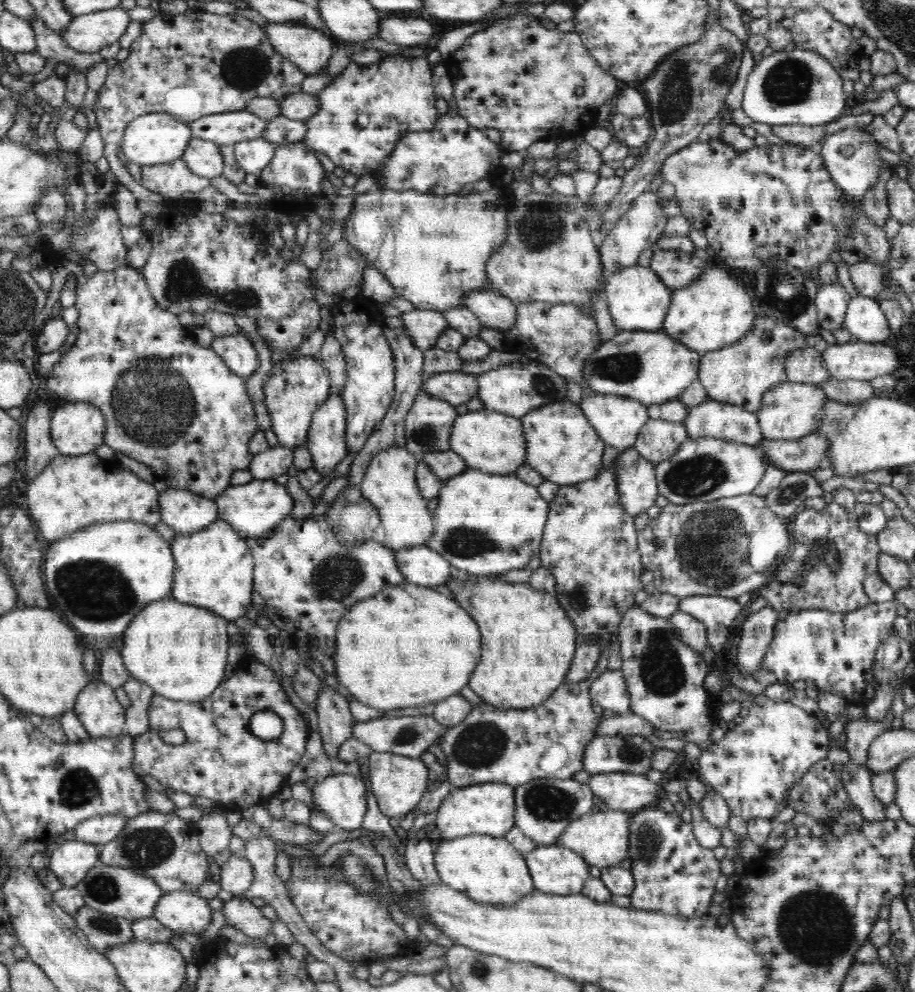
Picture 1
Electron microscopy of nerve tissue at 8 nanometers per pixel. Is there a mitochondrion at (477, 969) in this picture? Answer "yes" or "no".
yes

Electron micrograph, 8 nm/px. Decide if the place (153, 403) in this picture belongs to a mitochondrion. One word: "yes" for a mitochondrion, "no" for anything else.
yes

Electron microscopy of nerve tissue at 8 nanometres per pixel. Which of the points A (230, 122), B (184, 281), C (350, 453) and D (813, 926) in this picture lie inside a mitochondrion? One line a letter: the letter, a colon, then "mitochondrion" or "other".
A: other
B: mitochondrion
C: other
D: mitochondrion

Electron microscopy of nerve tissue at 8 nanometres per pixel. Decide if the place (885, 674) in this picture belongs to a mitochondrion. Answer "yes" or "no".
yes

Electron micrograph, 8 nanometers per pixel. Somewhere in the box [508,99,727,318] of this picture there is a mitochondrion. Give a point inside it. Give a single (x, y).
(539, 227)

